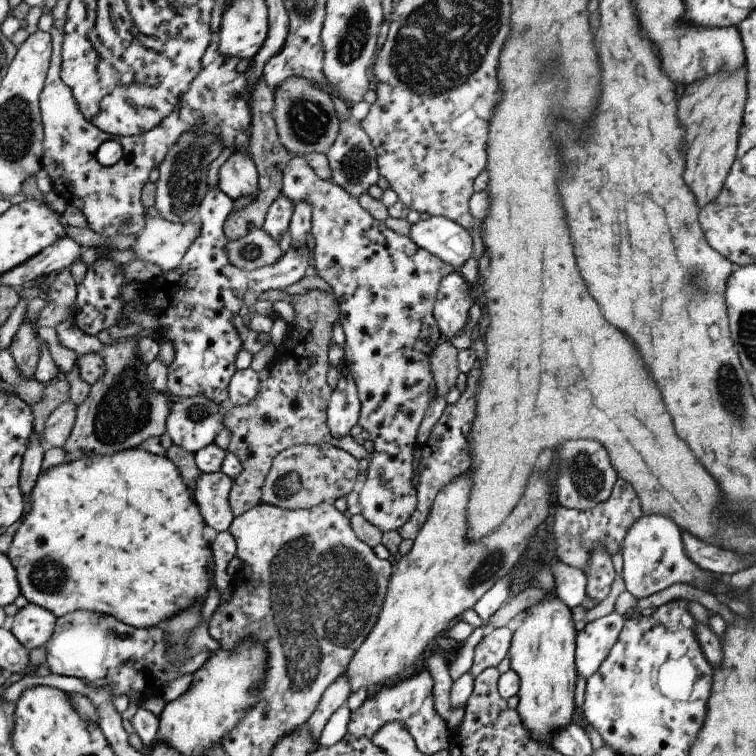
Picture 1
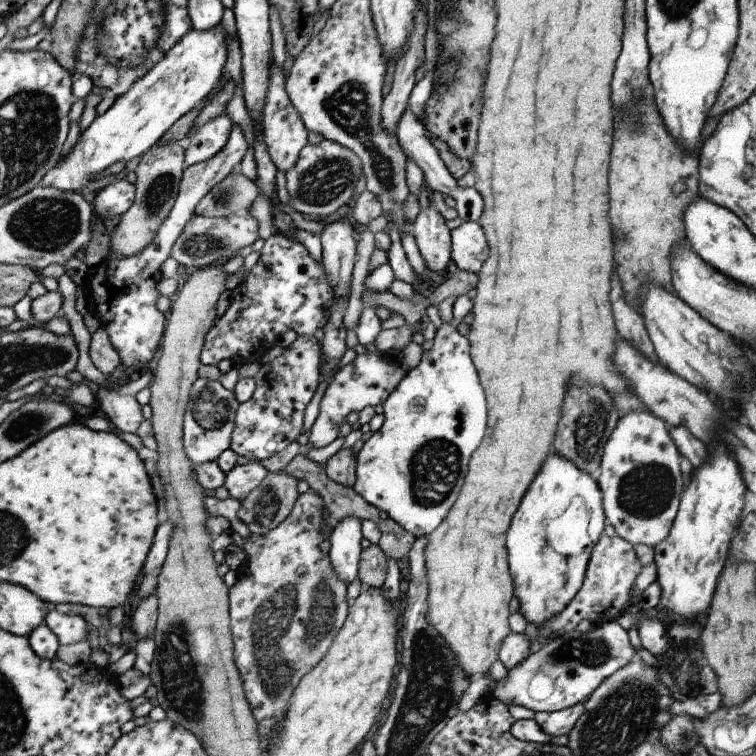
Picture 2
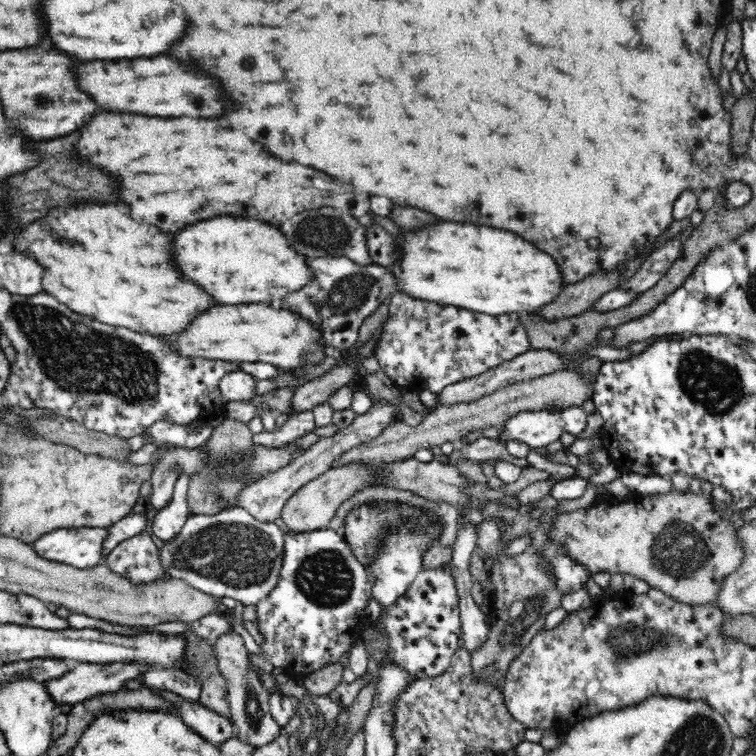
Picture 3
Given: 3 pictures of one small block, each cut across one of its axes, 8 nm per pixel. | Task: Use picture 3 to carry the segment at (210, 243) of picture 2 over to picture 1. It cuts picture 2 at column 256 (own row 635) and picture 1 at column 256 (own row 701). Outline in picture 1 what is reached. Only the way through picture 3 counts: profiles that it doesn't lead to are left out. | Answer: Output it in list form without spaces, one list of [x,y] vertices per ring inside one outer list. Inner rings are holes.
[[[261,228],[251,230],[251,234],[247,234],[241,240],[229,242],[227,254],[235,266],[255,272],[267,266],[275,266],[281,258],[281,246],[277,240],[273,240],[273,236],[267,230]]]

